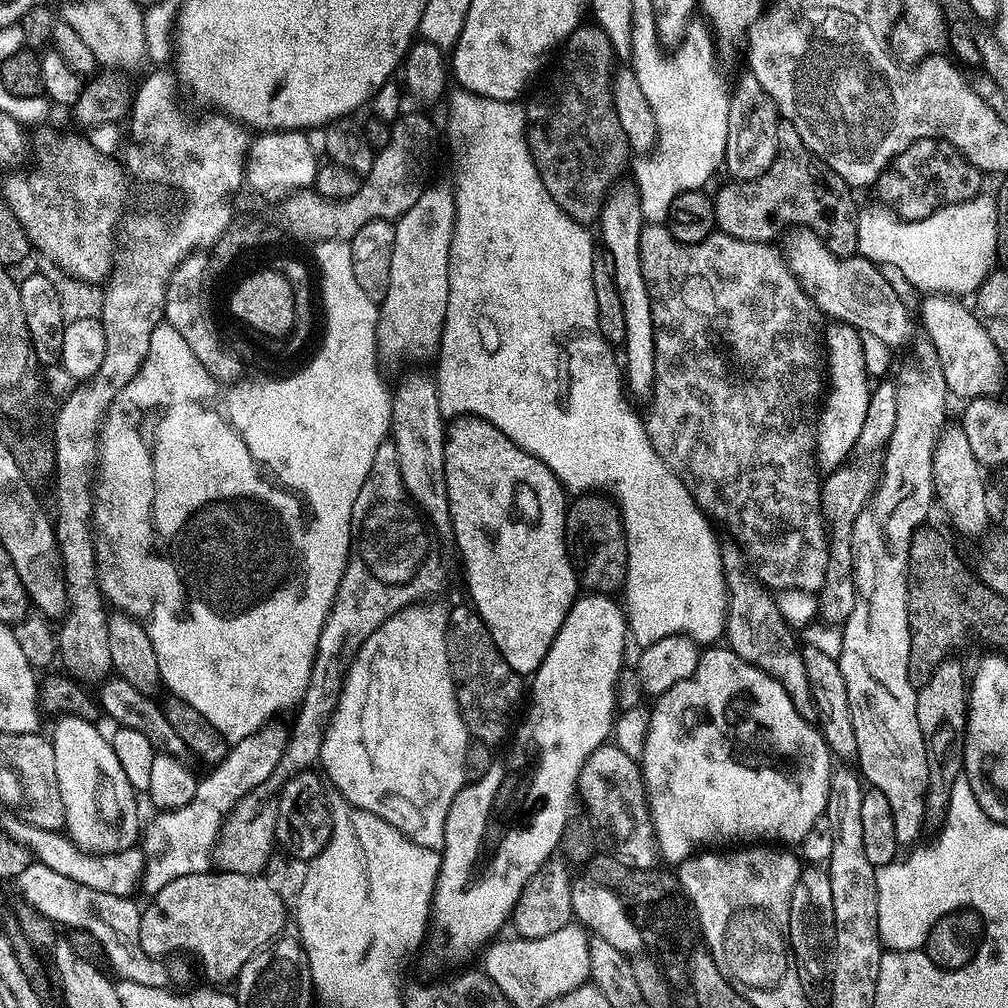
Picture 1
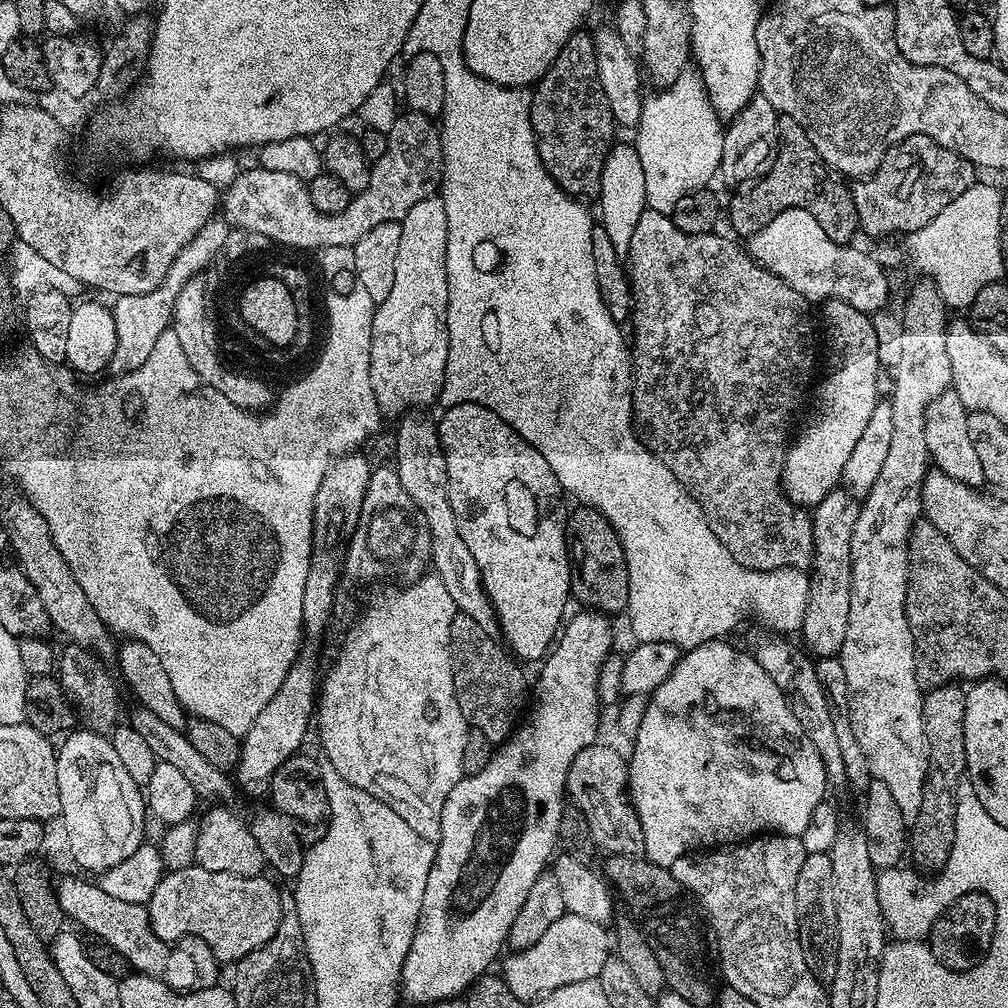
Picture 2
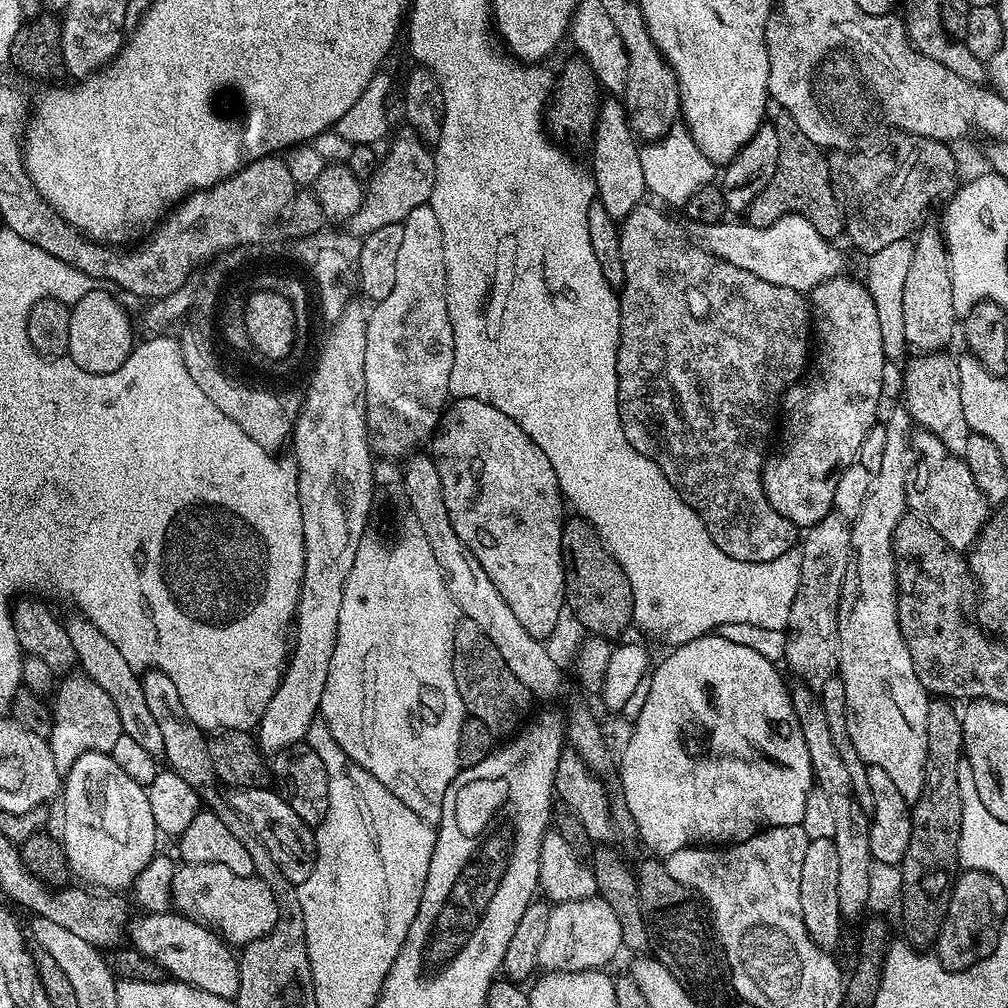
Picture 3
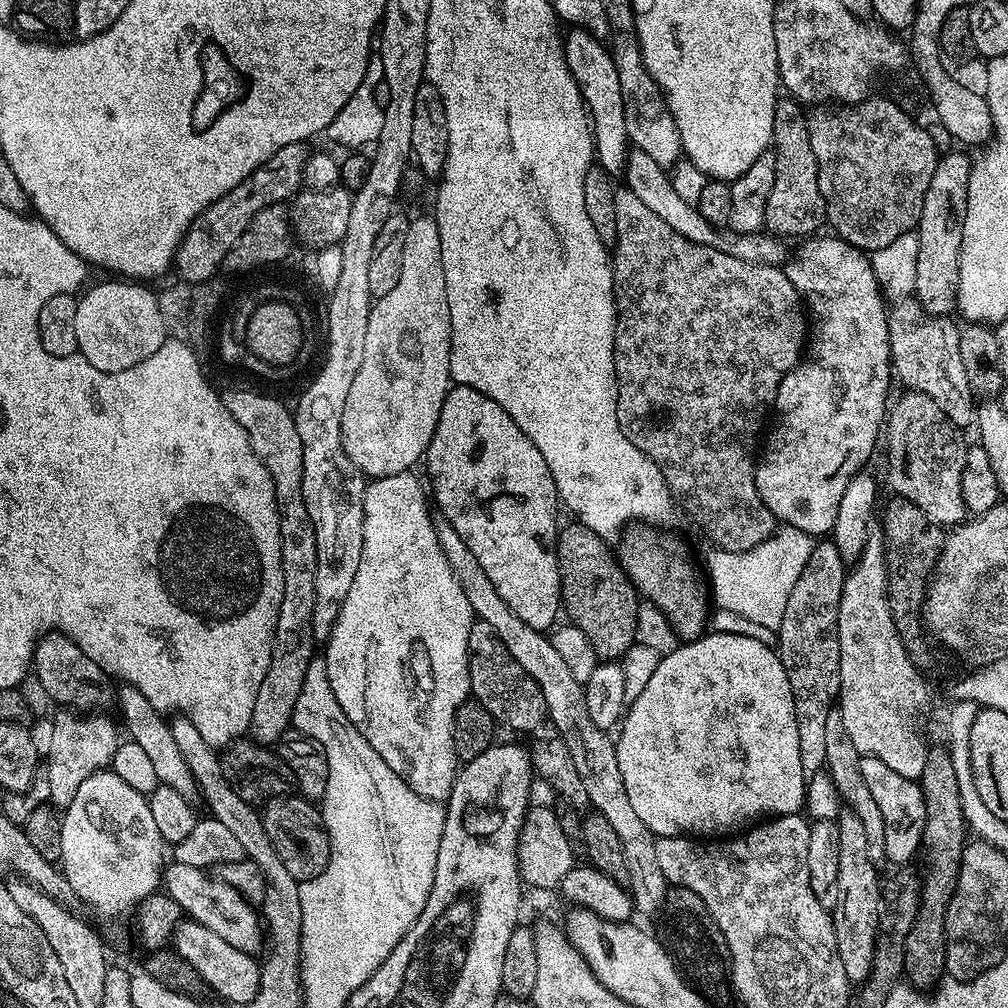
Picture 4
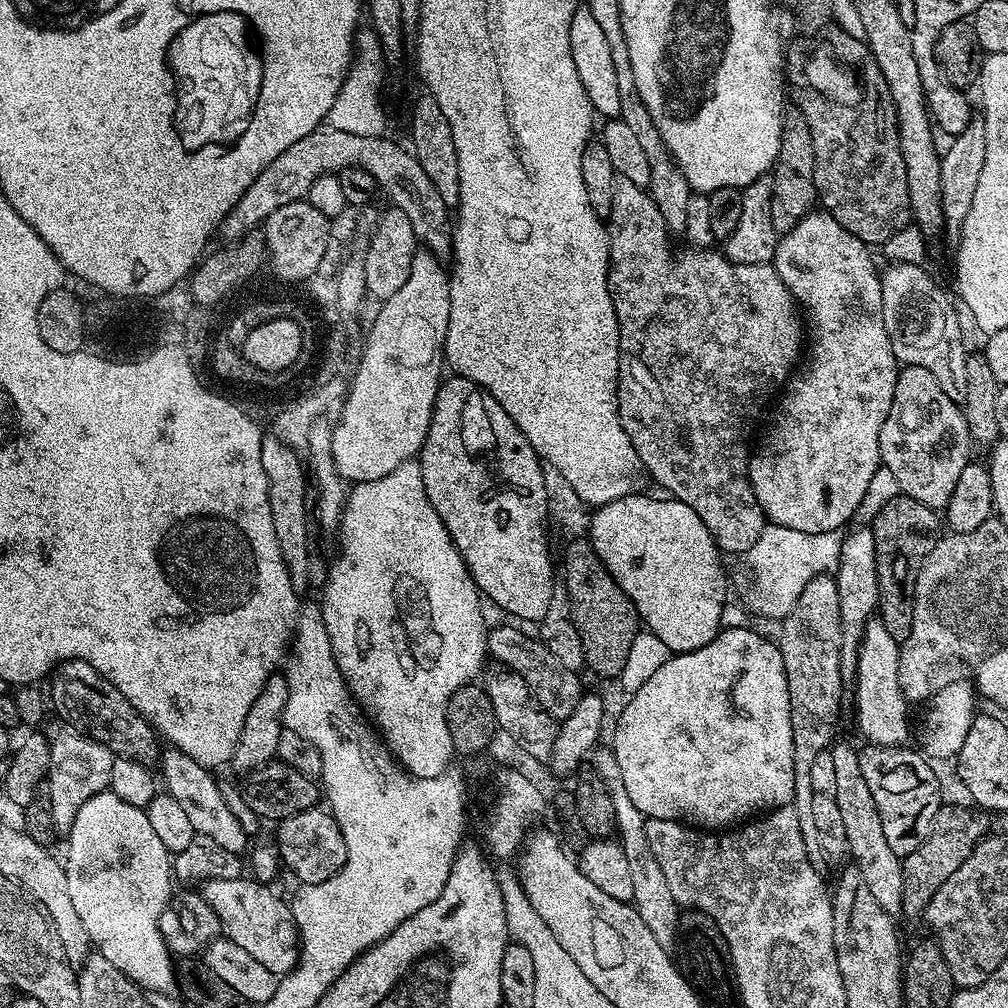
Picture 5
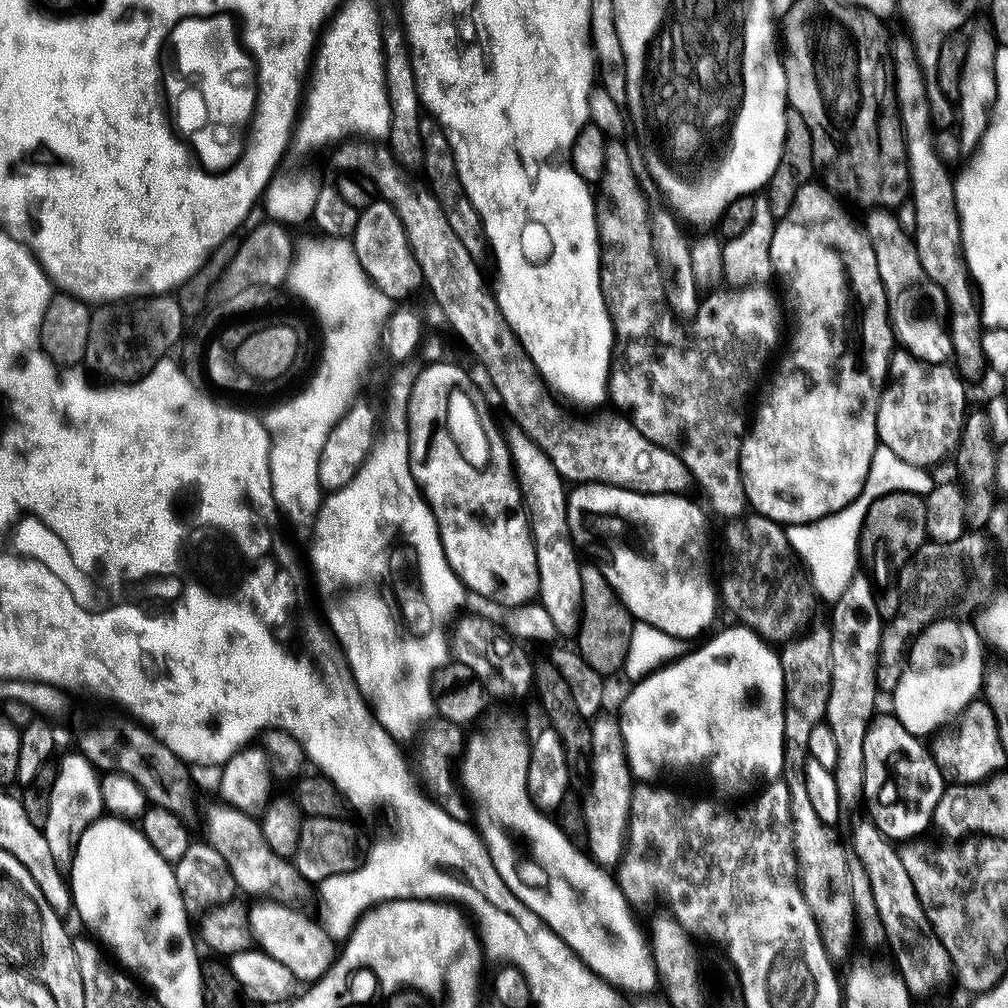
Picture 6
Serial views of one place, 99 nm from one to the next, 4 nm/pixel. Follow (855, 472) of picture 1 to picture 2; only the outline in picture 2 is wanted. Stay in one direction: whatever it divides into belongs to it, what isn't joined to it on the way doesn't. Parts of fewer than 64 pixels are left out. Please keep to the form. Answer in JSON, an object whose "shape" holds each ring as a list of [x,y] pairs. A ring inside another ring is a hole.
{"shape":[[[834,490],[826,494],[826,498],[822,498],[822,502],[818,502],[810,512],[814,550],[808,577],[806,614],[800,626],[799,635],[804,636],[803,647],[816,658],[836,656],[846,638],[852,585],[850,538],[854,534],[854,522],[858,522],[859,513],[860,504],[857,497],[843,490]]]}

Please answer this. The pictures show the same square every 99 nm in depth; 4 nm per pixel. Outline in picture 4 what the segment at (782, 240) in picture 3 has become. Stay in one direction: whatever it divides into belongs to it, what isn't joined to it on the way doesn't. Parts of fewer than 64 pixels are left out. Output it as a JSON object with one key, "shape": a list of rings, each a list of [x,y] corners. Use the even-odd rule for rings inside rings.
{"shape":[[[629,147],[628,157],[625,160],[622,171],[623,178],[623,183],[627,188],[653,214],[658,214],[658,218],[662,218],[662,222],[666,222],[666,226],[670,226],[670,230],[678,230],[678,234],[682,234],[682,238],[690,238],[690,242],[698,242],[702,246],[717,248],[734,258],[745,260],[751,264],[773,264],[780,266],[785,263],[786,255],[784,256],[784,248],[780,245],[783,243],[777,237],[771,234],[721,230],[710,222],[706,222],[706,218],[702,218],[702,214],[696,209],[695,205],[687,204],[682,200],[681,195],[678,194],[675,186],[672,185],[671,175],[669,175],[665,168],[658,166],[658,162],[654,162],[654,158],[650,158],[650,154],[646,154],[637,148]]]}

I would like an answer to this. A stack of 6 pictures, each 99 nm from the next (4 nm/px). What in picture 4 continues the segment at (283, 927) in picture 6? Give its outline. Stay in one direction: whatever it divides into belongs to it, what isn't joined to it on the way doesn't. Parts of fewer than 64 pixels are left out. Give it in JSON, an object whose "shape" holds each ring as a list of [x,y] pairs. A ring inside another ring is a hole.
{"shape":[[[169,863],[162,873],[163,891],[180,907],[181,913],[189,920],[197,920],[206,930],[214,930],[218,938],[230,942],[237,950],[259,953],[262,948],[262,916],[253,905],[234,886],[225,880],[209,874],[207,871],[186,866],[185,864]]]}

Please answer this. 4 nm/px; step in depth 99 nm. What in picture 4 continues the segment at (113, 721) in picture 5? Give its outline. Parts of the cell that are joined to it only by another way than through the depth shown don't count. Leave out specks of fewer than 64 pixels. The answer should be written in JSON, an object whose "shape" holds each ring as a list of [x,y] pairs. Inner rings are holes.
{"shape":[[[45,632],[32,651],[32,668],[46,694],[50,694],[53,705],[76,709],[84,714],[91,713],[93,709],[108,710],[104,708],[113,707],[114,685],[109,673],[98,667],[69,636],[60,632]]]}

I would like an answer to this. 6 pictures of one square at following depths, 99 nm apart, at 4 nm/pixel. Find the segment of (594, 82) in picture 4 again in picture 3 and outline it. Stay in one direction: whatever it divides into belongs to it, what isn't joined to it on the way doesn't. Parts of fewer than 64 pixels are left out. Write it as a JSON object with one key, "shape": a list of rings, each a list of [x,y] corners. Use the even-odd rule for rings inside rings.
{"shape":[[[608,98],[601,103],[599,114],[596,116],[591,148],[590,171],[596,184],[598,202],[606,207],[606,212],[612,218],[623,220],[630,210],[643,203],[647,186],[642,170],[640,148],[635,133],[628,124],[627,112],[619,99]]]}

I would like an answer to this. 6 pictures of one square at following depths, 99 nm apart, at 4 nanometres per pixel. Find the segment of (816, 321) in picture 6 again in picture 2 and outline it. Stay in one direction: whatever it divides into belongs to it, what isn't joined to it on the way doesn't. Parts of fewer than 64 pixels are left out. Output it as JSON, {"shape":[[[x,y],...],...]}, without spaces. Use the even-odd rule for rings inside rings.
{"shape":[[[825,300],[823,301],[822,308],[824,308],[824,332],[828,335],[828,373],[821,378],[820,385],[816,388],[816,409],[813,410],[812,417],[808,420],[808,425],[797,436],[795,433],[794,439],[787,445],[784,454],[784,463],[780,466],[780,491],[782,495],[790,503],[796,505],[797,508],[803,508],[805,510],[815,508],[818,502],[822,502],[822,498],[826,498],[826,494],[830,494],[840,484],[842,470],[846,466],[848,459],[850,459],[850,454],[854,451],[854,445],[858,443],[858,438],[862,435],[862,429],[866,427],[866,422],[870,419],[870,414],[876,405],[878,399],[876,387],[880,384],[880,371],[882,371],[882,365],[878,358],[878,338],[872,325],[872,316],[862,310],[854,310],[854,306],[850,306],[844,300]]]}

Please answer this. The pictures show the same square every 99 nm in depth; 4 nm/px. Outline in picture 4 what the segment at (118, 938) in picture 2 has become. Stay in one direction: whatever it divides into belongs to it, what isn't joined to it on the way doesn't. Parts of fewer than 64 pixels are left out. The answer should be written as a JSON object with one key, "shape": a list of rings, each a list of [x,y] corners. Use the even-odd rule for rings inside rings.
{"shape":[[[181,919],[170,937],[170,944],[174,951],[202,976],[209,989],[213,993],[216,991],[222,999],[229,1000],[232,1004],[247,1006],[254,994],[258,994],[260,965],[257,957],[253,953],[230,946],[230,942],[218,938],[214,930],[206,930],[206,926],[202,926],[197,920]]]}

